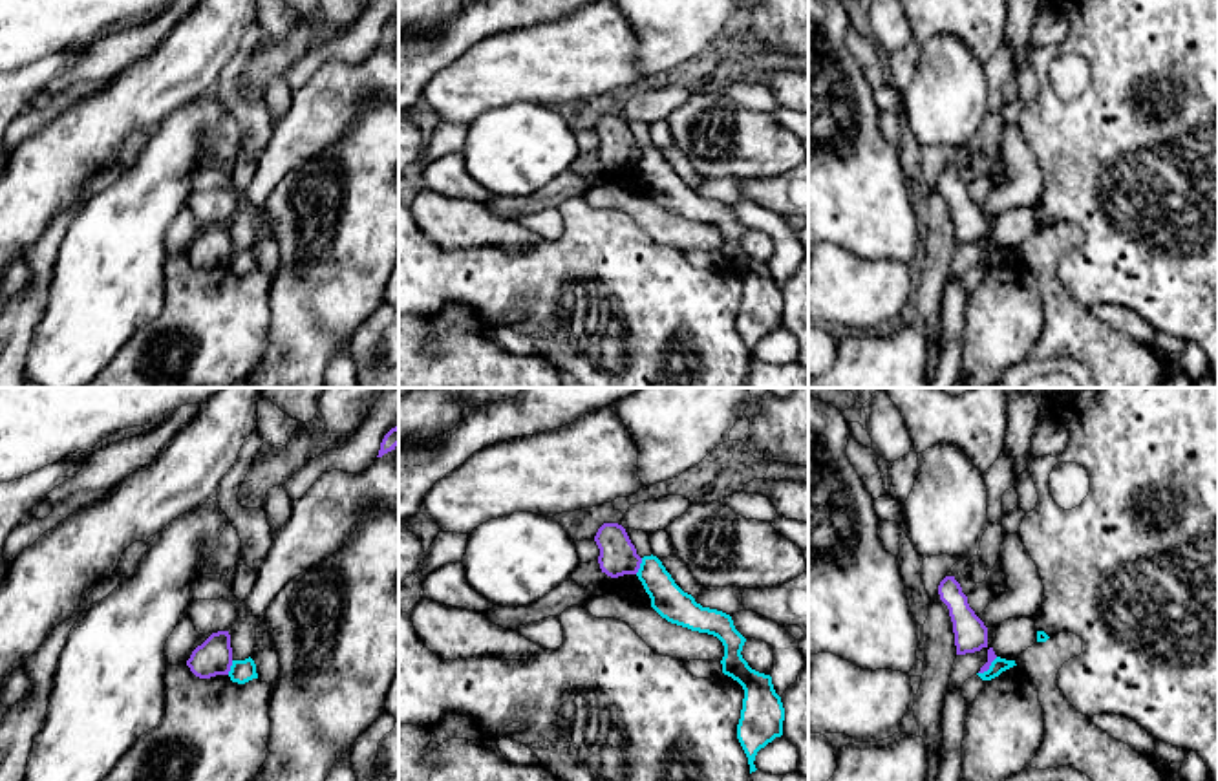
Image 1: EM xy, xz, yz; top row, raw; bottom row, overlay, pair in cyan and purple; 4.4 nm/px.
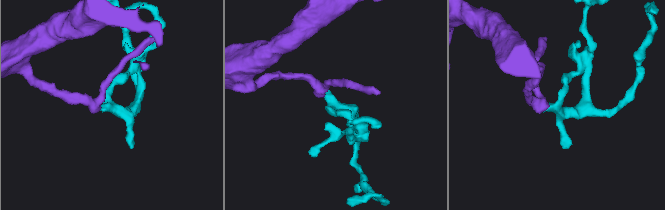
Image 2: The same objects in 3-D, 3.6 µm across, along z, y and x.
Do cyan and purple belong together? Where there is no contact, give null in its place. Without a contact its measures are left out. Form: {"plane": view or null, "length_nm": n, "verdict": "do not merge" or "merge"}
{"plane": "xz", "length_nm": 80, "verdict": "do not merge"}

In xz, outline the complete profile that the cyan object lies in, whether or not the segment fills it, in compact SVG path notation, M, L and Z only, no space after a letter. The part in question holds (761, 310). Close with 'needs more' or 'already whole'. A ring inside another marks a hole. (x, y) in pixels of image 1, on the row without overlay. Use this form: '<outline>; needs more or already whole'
M644 146L636 166L651 188L651 198L662 209L691 221L713 225L722 232L722 263L744 280L737 329L748 348L750 364L755 362L757 342L783 326L785 298L772 267L752 260L743 249L746 229L735 219L732 207L697 194L675 174L657 146Z; already whole

